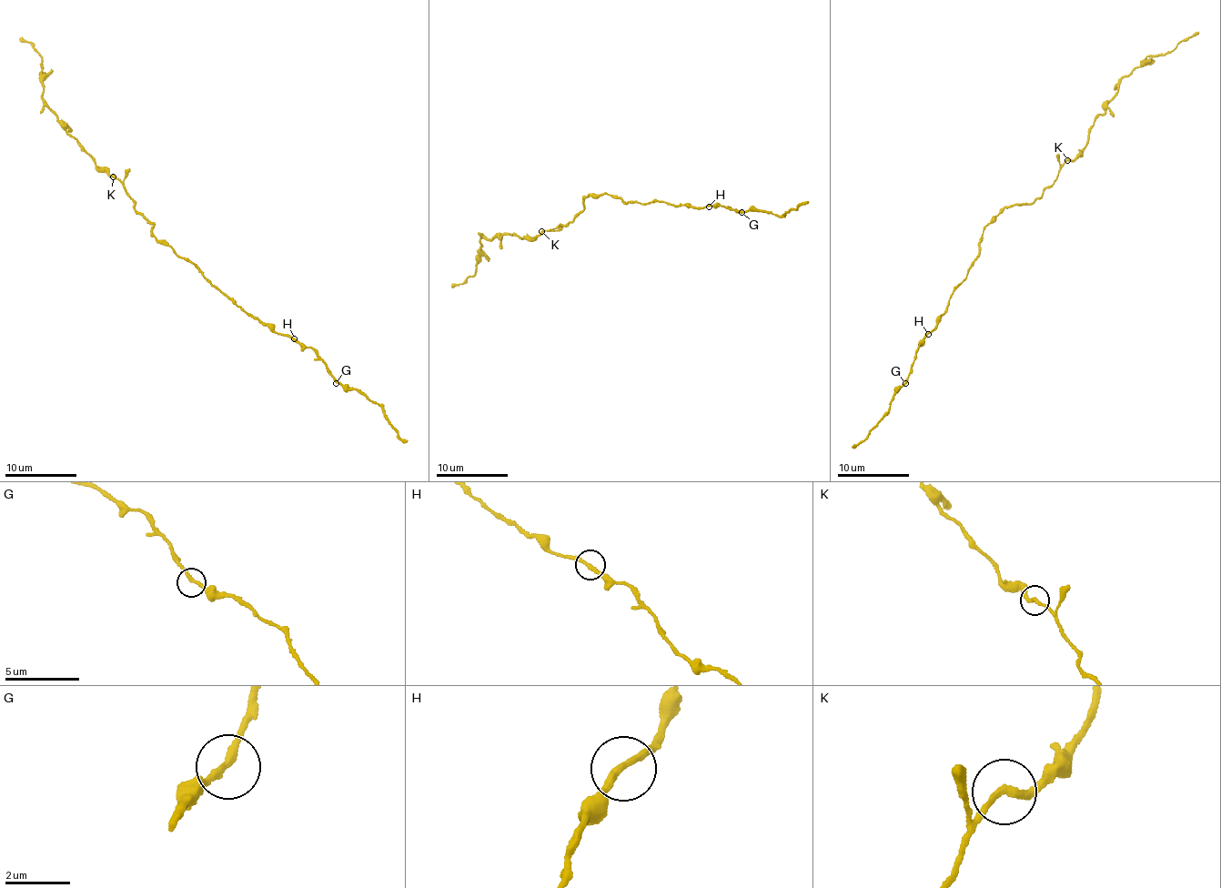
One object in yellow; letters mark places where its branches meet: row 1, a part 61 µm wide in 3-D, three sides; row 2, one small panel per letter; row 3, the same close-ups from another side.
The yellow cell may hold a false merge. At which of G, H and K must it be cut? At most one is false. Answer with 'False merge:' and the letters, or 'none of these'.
False merge: K

